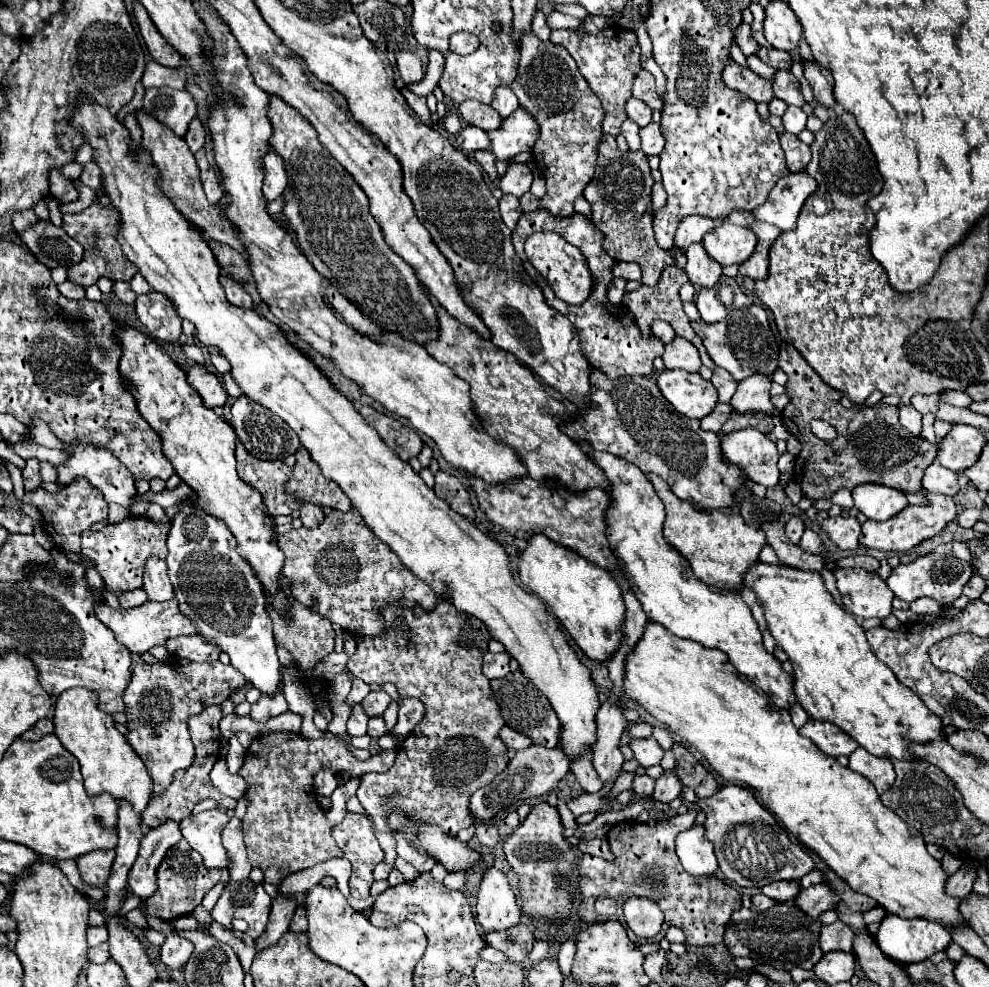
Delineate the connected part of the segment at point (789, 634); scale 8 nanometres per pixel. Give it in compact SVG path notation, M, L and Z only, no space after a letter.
M757 561L745 573L743 585L755 593L757 601L763 607L769 633L775 637L777 645L789 655L789 661L793 663L795 671L795 697L813 719L829 721L841 727L863 749L877 757L891 755L895 759L911 759L911 755L907 753L907 741L927 743L933 739L945 739L945 735L939 731L943 725L941 719L933 715L911 689L901 685L893 671L873 655L865 639L865 629L857 623L853 615L849 615L841 605L833 601L833 595L827 591L821 573Z

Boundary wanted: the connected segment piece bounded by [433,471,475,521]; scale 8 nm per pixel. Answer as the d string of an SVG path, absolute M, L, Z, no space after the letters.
M439 471L439 473L435 475L435 487L433 487L433 489L435 489L435 493L437 493L439 497L443 497L443 499L451 505L451 509L455 509L457 513L461 513L461 515L467 517L469 521L475 519L475 511L473 511L473 507L471 507L469 493L467 493L467 489L463 487L463 483L461 483L457 477Z

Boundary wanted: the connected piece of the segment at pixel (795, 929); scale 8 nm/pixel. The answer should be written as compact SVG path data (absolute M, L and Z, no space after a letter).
M775 903L771 909L755 913L751 909L737 909L725 929L725 945L735 957L749 957L773 965L777 969L791 971L793 967L811 969L823 957L819 947L821 921L805 915L795 903Z

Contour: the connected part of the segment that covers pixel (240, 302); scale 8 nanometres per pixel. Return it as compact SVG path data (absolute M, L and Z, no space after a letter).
M223 277L221 283L223 283L223 289L225 289L225 293L227 293L227 299L229 299L233 305L237 305L237 307L247 307L247 309L253 307L251 295L243 289L243 285L241 285L239 281L235 281L235 279L231 279L231 277Z

